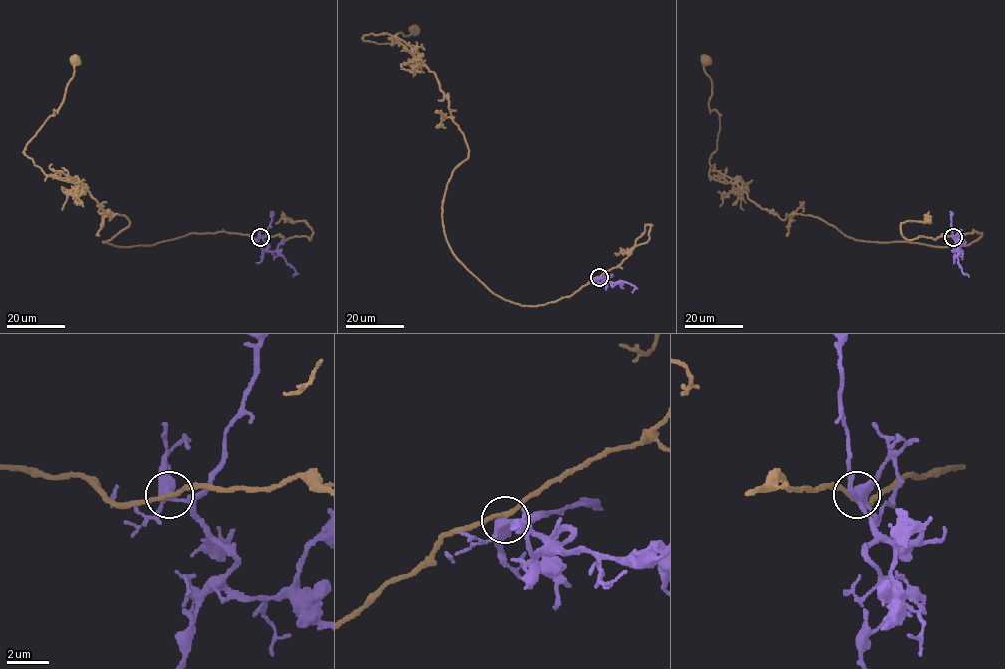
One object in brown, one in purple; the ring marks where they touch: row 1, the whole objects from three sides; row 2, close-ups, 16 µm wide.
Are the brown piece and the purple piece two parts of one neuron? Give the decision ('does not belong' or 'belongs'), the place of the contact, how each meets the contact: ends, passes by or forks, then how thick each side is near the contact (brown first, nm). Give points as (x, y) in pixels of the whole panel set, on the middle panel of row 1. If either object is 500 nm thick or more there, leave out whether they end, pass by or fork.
does not belong | (599, 277) | brown passes by | purple forks | 200/340 nm

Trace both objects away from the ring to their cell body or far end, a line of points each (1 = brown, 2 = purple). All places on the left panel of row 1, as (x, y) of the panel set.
1: (260, 237), (103, 242), (126, 217), (109, 219), (77, 178), (45, 174), (24, 151), (60, 106), (77, 56)
2: (260, 237), (268, 250), (278, 251), (292, 266), (296, 273), (293, 276)

